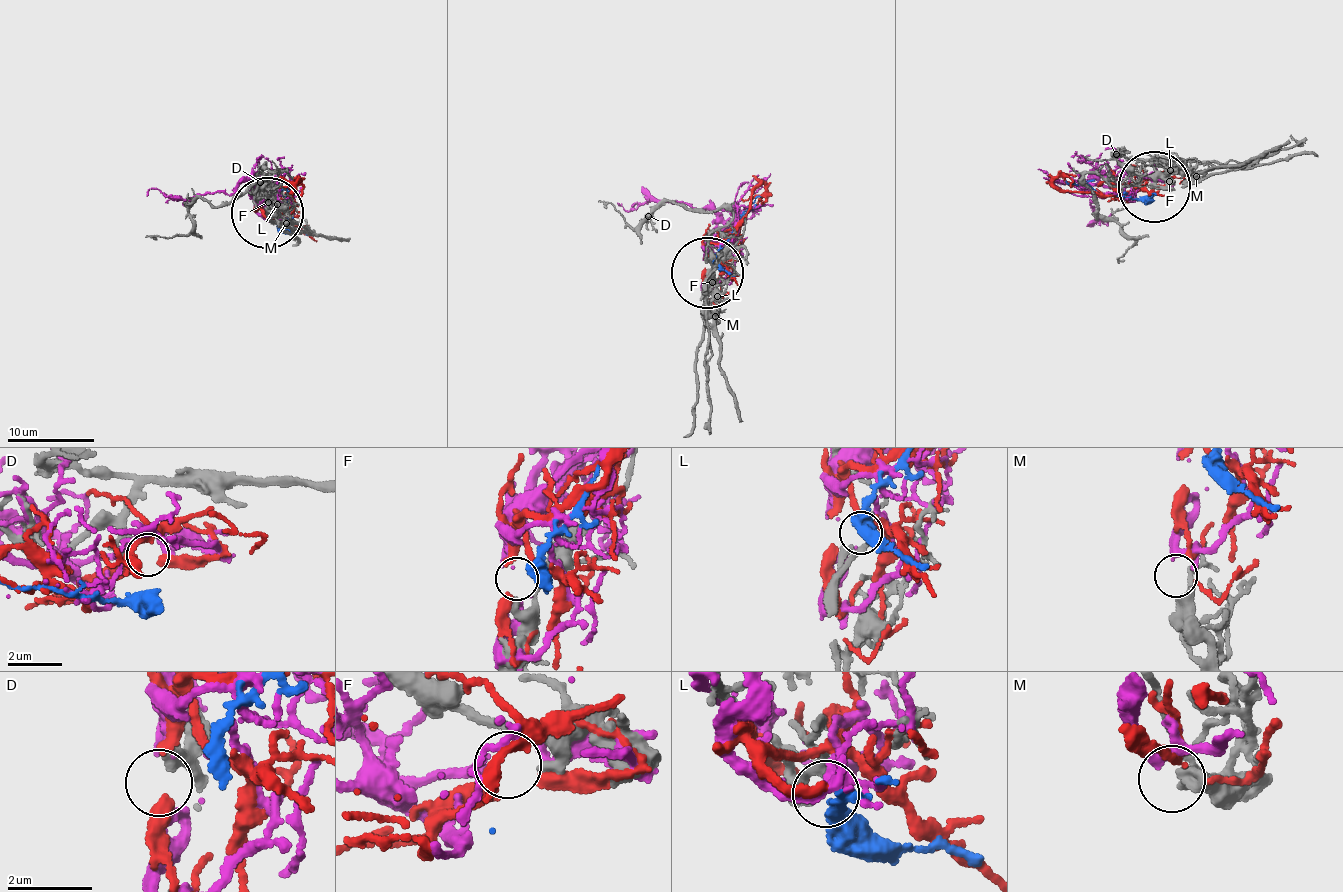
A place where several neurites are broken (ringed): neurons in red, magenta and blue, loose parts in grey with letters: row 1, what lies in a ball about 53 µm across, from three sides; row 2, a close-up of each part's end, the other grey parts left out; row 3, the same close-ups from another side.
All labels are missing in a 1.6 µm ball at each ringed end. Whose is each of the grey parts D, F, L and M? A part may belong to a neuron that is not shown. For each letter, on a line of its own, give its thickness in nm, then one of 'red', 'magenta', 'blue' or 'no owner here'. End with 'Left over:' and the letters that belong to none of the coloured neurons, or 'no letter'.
D: 240 nm thick; red
F: 280 nm thick; no owner here
L: 160 nm thick; blue
M: 480 nm thick; magenta
Left over: F

